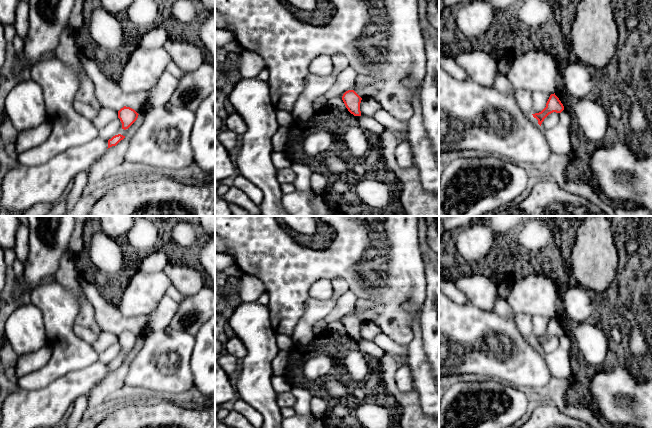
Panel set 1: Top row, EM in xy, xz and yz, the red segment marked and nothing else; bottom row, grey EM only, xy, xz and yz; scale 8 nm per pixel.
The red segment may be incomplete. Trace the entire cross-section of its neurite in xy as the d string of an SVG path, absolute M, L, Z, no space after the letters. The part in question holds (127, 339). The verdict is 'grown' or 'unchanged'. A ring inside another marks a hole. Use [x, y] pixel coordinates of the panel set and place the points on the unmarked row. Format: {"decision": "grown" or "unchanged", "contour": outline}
{"decision": "unchanged", "contour": "M124 330L118 335L118 342L122 347L122 353L128 353L138 342L138 337L130 332Z"}

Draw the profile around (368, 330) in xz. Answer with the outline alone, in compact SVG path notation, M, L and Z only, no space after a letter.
M373 321L362 322L360 327L361 339L372 340L376 335L380 333L380 328Z

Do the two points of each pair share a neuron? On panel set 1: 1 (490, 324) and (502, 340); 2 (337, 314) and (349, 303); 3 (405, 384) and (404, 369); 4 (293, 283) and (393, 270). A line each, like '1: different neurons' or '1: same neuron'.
1: same neuron
2: same neuron
3: same neuron
4: same neuron

